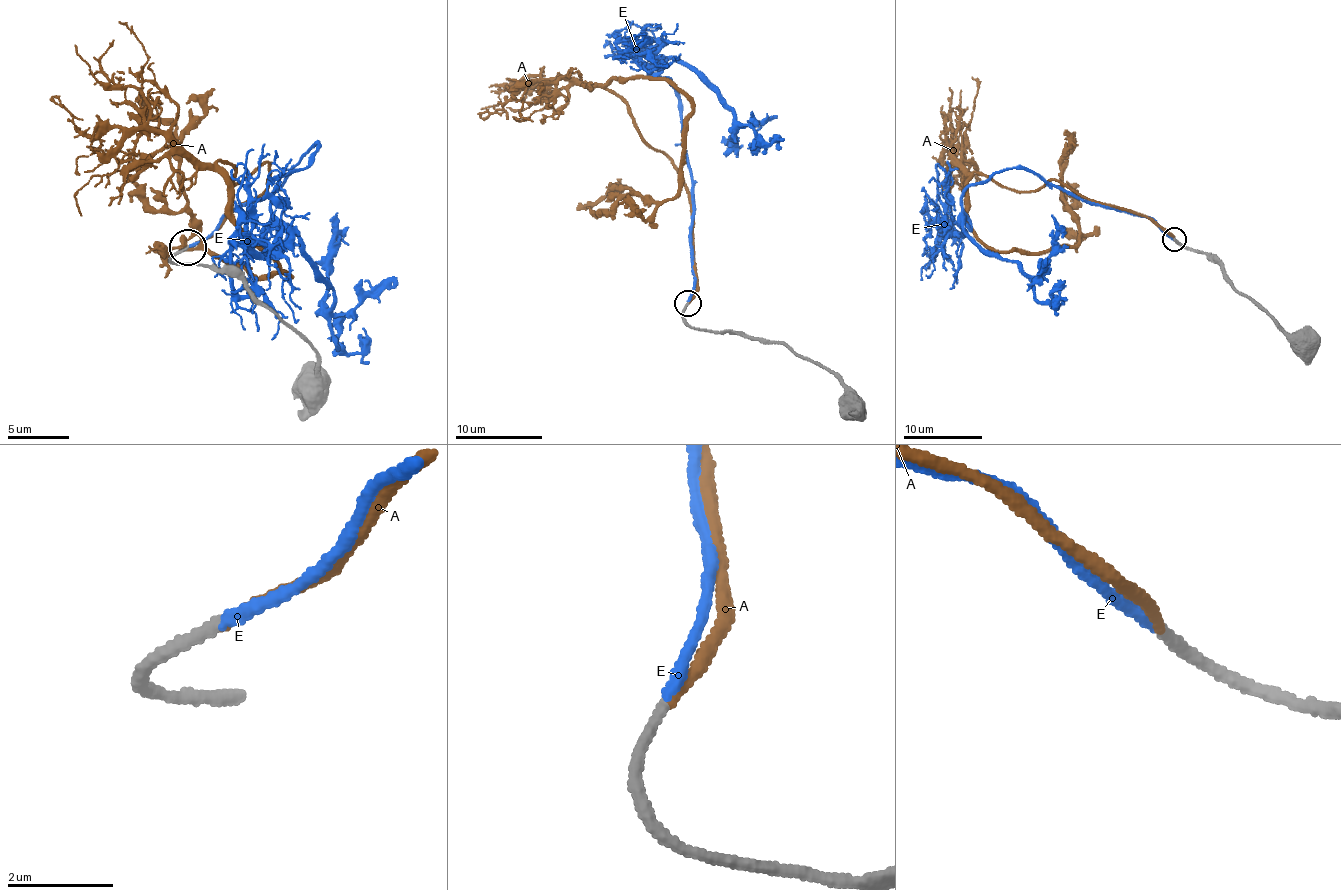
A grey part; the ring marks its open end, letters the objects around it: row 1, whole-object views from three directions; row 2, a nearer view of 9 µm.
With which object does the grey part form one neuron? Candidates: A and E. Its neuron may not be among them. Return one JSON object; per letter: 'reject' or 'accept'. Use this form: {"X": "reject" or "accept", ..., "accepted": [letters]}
{"A": "accept", "E": "reject", "accepted": ["A"]}

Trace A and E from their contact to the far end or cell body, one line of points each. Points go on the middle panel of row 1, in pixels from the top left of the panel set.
A: (687, 303), (689, 191), (608, 89), (662, 77), (692, 110), (679, 193), (655, 200), (610, 188), (577, 209)
E: (687, 303), (693, 193), (679, 95), (643, 62), (677, 59), (700, 77), (734, 124), (732, 141), (722, 137)

